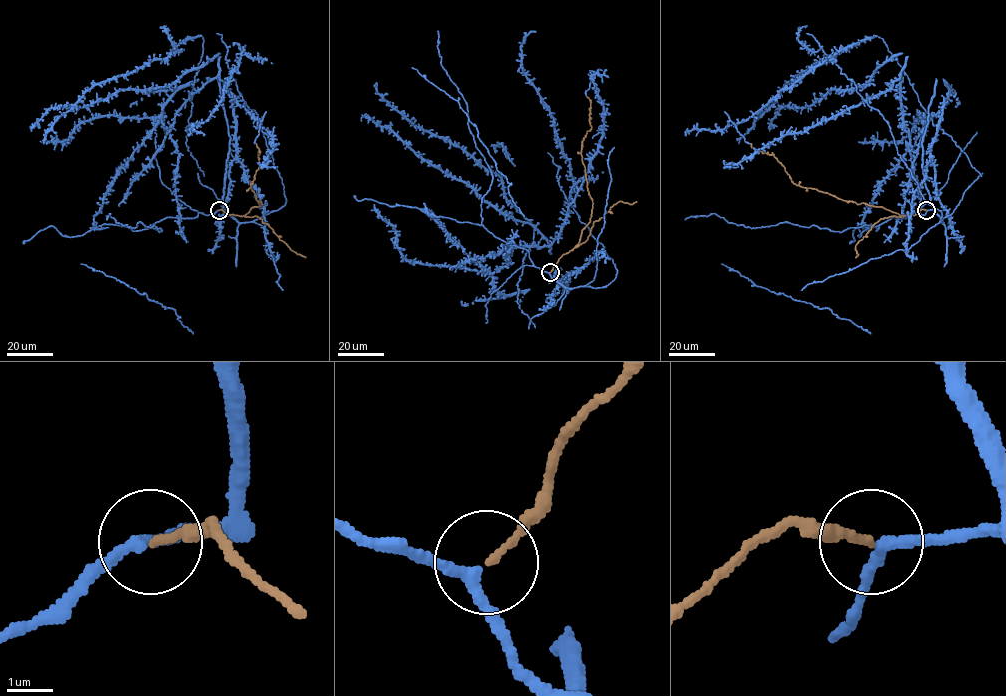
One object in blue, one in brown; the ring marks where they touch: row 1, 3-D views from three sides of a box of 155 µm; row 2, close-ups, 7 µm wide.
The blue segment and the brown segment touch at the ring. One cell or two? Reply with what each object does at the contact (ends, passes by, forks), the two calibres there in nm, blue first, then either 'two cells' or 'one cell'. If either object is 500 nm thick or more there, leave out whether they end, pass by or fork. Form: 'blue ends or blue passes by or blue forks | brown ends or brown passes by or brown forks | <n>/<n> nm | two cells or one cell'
blue passes by | brown ends | 240/160 nm | one cell

